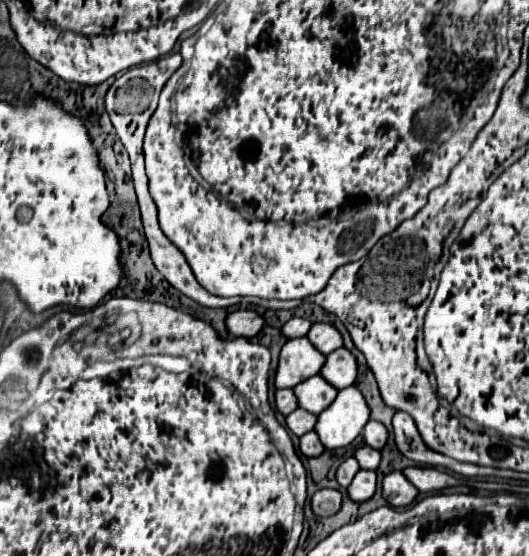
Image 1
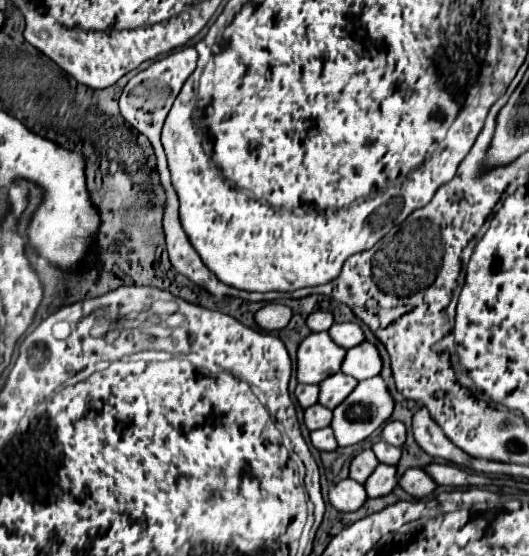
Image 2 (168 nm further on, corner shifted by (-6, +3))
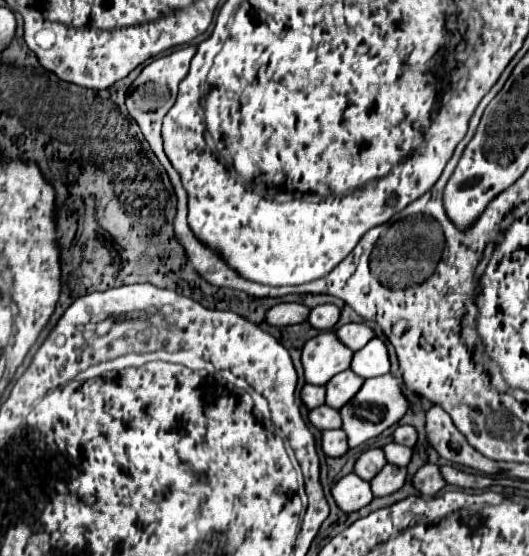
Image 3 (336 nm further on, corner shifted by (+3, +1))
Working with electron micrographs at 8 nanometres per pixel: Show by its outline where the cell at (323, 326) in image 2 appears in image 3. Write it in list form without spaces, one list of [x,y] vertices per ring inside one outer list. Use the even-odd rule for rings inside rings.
[[[319,305],[315,309],[311,309],[311,315],[309,315],[309,323],[315,327],[315,329],[333,329],[335,323],[339,321],[339,307],[335,305]]]

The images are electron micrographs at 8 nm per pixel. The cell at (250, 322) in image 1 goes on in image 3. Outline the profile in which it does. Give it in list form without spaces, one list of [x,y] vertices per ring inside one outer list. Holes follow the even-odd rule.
[[[279,303],[267,313],[267,323],[275,327],[285,327],[285,325],[295,325],[307,321],[311,309],[305,307],[303,303]]]

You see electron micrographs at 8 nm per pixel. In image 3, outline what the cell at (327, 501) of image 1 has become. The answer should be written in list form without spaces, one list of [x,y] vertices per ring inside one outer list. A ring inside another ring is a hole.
[[[349,473],[339,483],[335,483],[335,487],[331,489],[331,493],[333,493],[339,509],[345,511],[345,513],[359,511],[361,507],[369,505],[371,499],[373,499],[369,481],[361,479],[355,473]]]

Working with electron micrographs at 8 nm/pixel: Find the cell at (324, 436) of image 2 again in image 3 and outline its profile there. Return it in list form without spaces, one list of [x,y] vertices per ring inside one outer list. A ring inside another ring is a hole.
[[[337,429],[337,431],[323,431],[323,451],[329,457],[343,457],[349,451],[347,435],[343,435],[341,429]]]

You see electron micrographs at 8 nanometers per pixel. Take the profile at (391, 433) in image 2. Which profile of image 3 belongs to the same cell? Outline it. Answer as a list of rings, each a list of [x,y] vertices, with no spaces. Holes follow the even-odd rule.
[[[399,425],[393,433],[395,441],[401,443],[401,445],[407,445],[407,447],[415,447],[417,443],[417,429],[411,427],[411,425]]]

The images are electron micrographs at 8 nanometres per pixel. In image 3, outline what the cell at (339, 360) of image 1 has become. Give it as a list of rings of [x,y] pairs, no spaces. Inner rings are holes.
[[[371,339],[363,349],[355,351],[355,357],[351,361],[351,369],[359,377],[379,377],[383,373],[389,373],[391,361],[389,361],[389,351],[383,339]]]

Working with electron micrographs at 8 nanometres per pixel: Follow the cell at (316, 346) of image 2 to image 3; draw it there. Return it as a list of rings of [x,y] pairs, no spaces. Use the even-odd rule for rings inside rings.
[[[323,331],[309,339],[303,347],[305,381],[311,385],[327,385],[331,377],[349,369],[353,351],[339,341],[335,331]]]

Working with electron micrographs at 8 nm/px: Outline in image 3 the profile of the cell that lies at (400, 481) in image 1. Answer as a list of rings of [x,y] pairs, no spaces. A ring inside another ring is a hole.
[[[427,463],[427,465],[423,465],[423,467],[417,471],[417,475],[413,477],[413,485],[415,485],[423,495],[433,497],[433,495],[437,495],[447,483],[445,483],[443,475],[439,475],[439,465]]]

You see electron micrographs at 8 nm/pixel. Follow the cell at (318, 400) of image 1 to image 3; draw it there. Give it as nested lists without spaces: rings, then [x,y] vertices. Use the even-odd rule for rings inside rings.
[[[351,369],[335,375],[327,385],[327,405],[333,407],[333,409],[339,409],[343,407],[343,403],[349,403],[359,387],[365,383],[365,379],[359,379],[359,375],[355,375]]]

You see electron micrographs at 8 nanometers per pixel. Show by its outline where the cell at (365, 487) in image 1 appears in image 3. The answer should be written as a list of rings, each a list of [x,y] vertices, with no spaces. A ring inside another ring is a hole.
[[[385,465],[375,479],[371,479],[371,491],[375,497],[385,497],[399,491],[405,485],[407,469],[397,465]]]

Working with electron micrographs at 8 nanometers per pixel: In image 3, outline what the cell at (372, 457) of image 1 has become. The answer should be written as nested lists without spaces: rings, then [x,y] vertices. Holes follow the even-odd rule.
[[[389,443],[383,447],[383,451],[385,451],[387,461],[393,465],[399,465],[399,467],[407,467],[411,461],[411,455],[413,455],[411,447],[403,447],[399,443]]]

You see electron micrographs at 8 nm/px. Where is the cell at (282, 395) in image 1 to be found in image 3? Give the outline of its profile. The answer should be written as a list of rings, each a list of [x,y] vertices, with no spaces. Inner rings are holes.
[[[305,385],[301,391],[301,399],[309,409],[315,409],[319,405],[325,403],[325,387],[317,387],[317,385]]]

